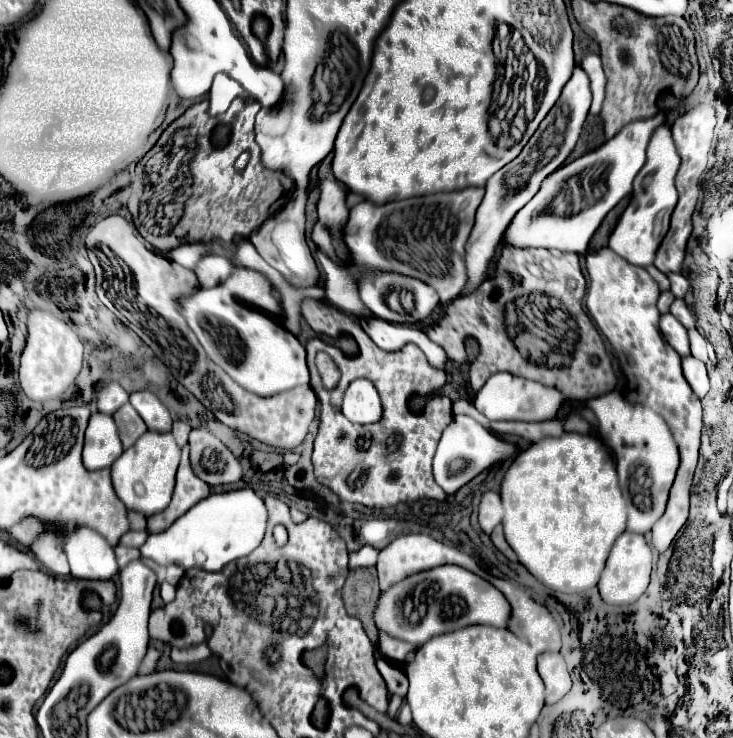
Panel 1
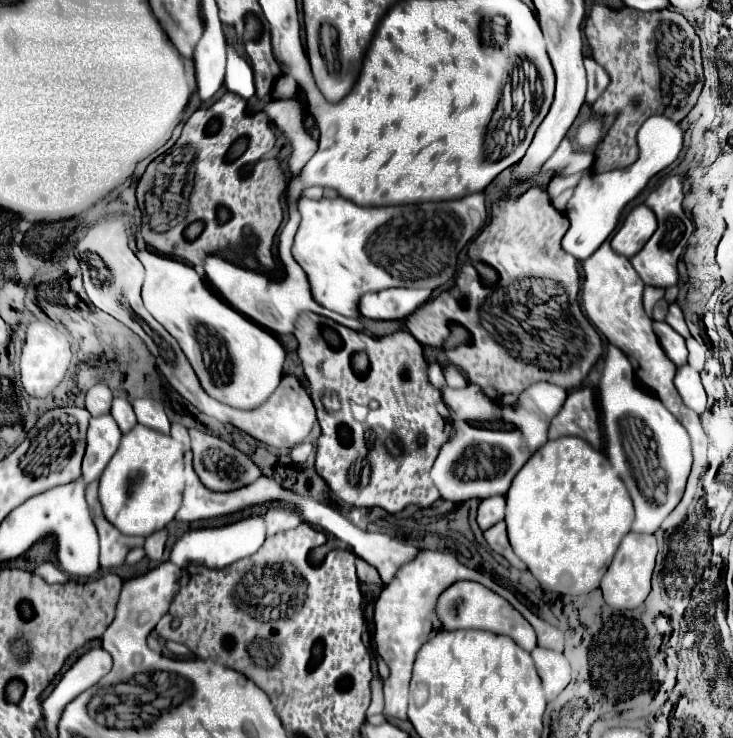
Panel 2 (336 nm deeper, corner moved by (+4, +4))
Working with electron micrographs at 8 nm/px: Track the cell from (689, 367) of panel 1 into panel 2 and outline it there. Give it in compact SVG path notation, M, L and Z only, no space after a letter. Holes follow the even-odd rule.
M688 364L678 368L674 384L676 384L678 394L682 396L682 400L688 408L692 408L698 414L702 414L706 410L706 392L702 388L700 374L694 368L690 368Z

